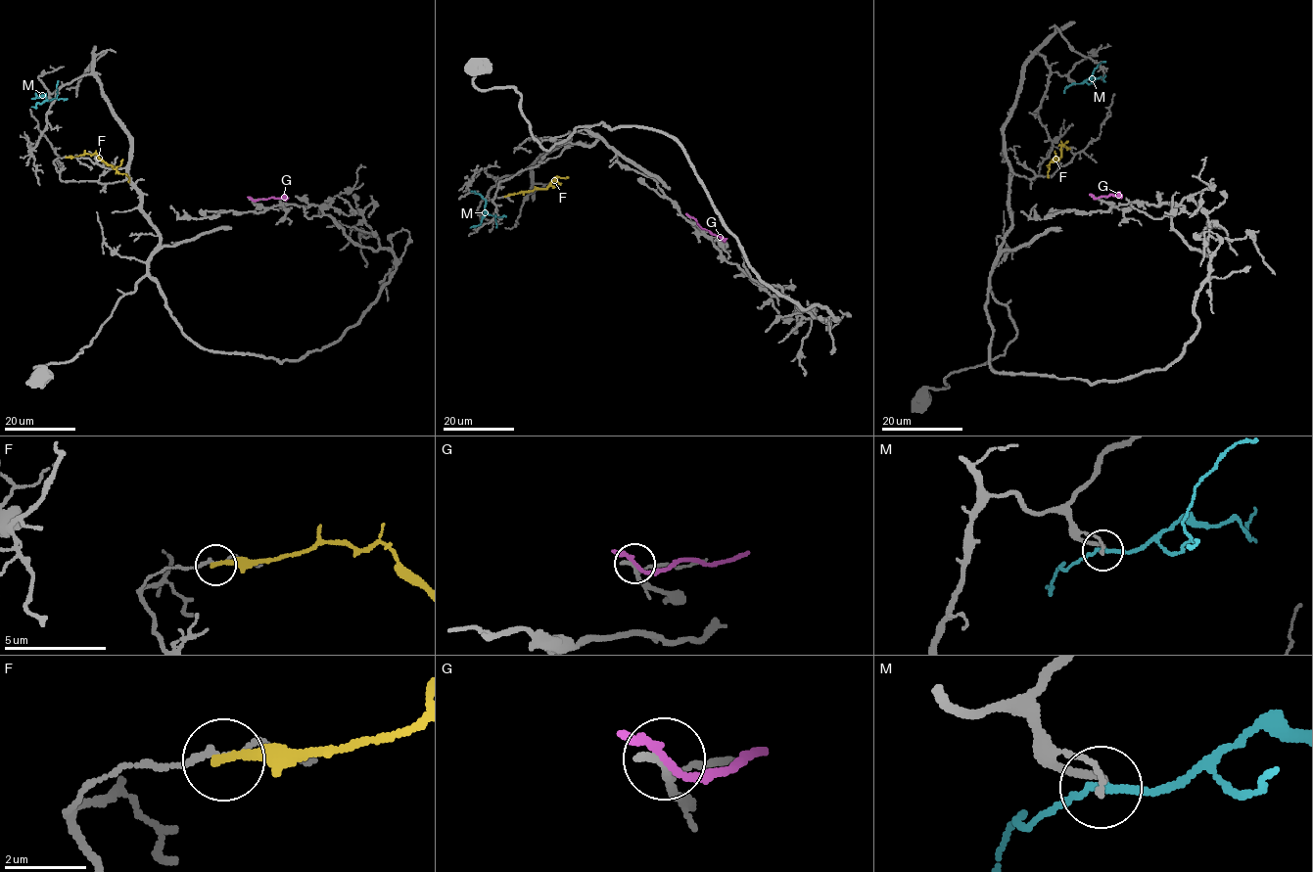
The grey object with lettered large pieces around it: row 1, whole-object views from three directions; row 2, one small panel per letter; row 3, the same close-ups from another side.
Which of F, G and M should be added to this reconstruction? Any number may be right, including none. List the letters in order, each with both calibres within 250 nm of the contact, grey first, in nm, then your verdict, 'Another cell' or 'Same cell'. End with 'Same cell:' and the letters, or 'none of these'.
F: Thickness 130 nm (grey) against 200 nm. Another cell
G: Thickness 280 nm (grey) against 180 nm. Another cell
M: Thickness 160 nm (grey) against 160 nm. Same cell
Same cell: M

